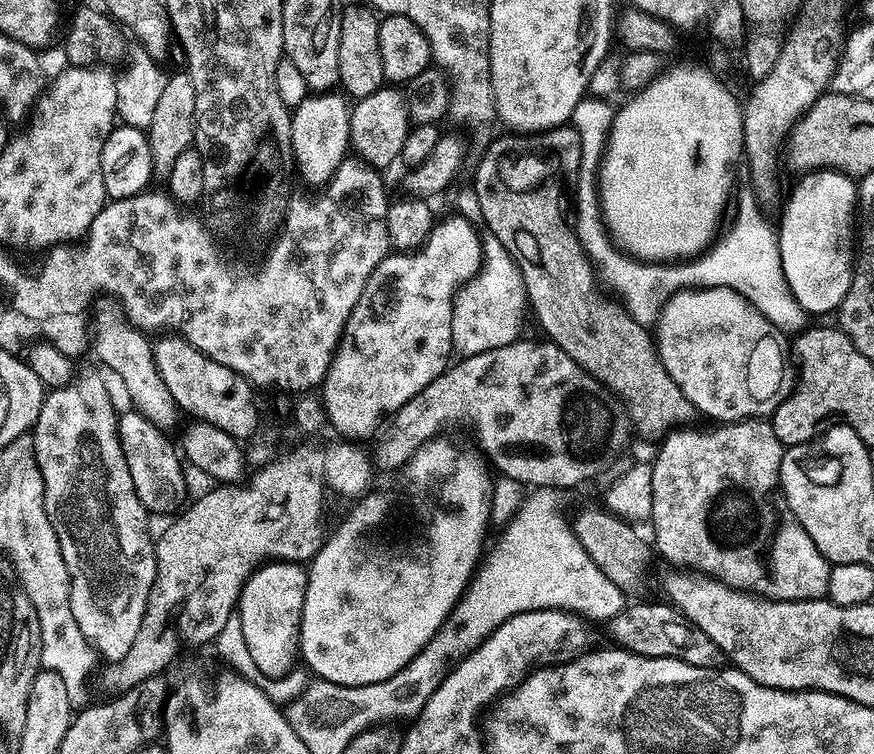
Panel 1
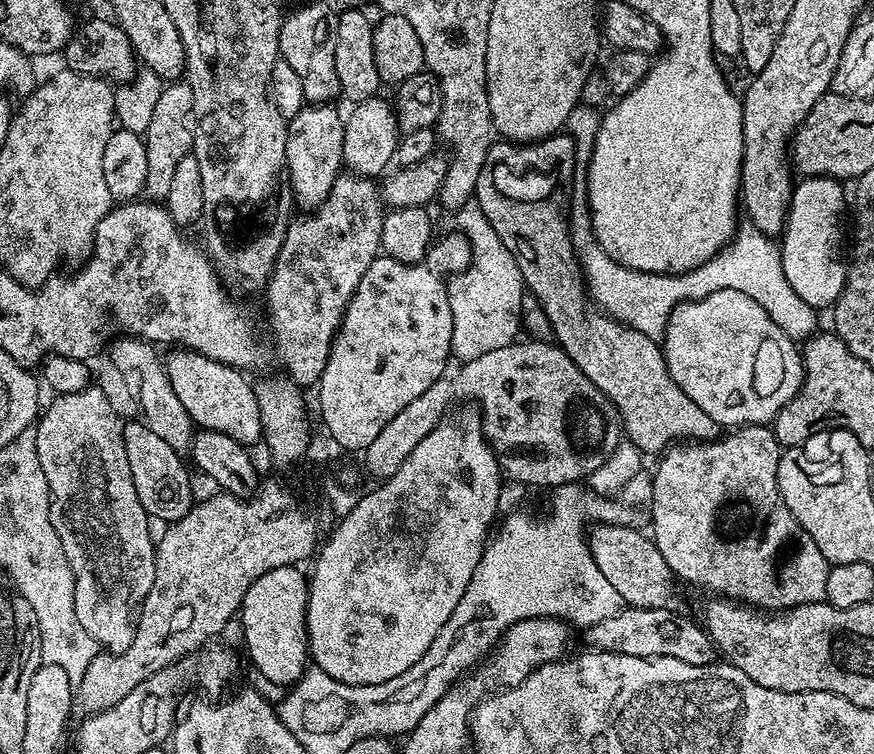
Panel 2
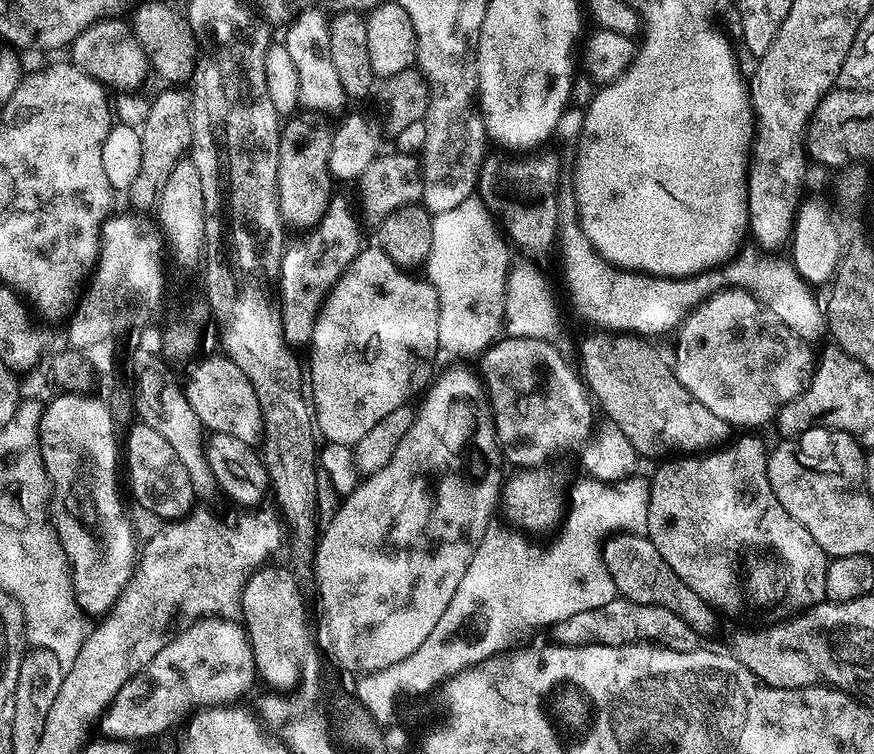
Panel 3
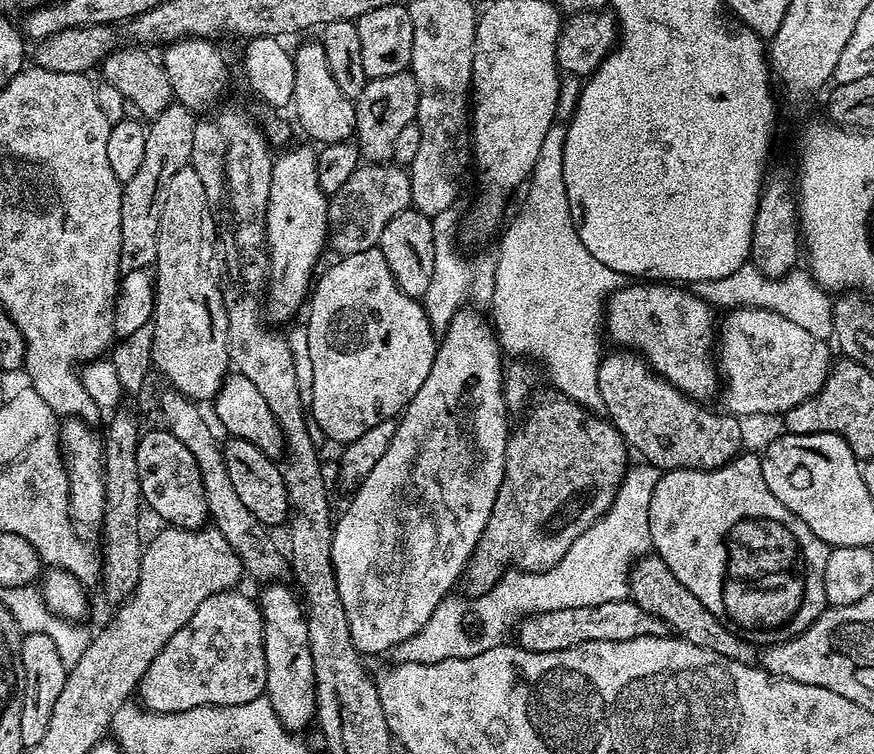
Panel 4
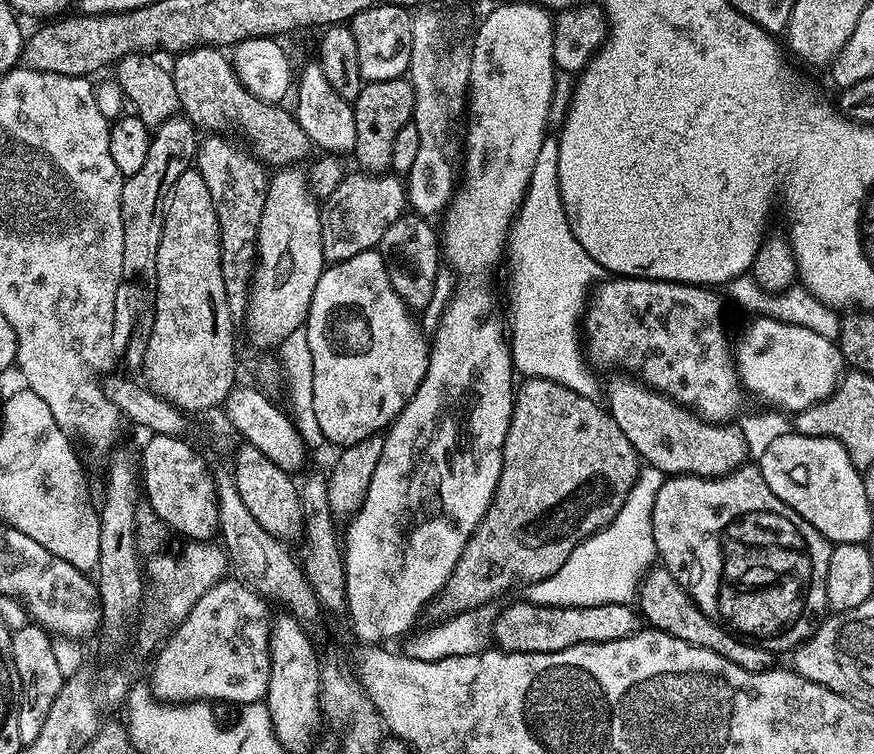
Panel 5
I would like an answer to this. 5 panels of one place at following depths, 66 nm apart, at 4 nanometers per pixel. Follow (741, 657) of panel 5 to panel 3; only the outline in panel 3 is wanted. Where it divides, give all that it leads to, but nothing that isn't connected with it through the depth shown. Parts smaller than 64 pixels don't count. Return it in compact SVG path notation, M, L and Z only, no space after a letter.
M613 535L604 542L602 551L604 553L604 564L608 567L610 578L614 582L617 593L623 599L646 606L663 606L666 610L674 610L674 614L678 614L678 618L682 618L682 622L686 622L686 626L690 626L690 630L694 630L702 638L708 638L708 636L715 634L716 620L718 621L716 609L711 608L702 598L698 598L698 594L694 594L694 590L690 590L690 586L686 586L686 582L682 582L678 578L678 574L674 574L674 570L670 570L666 558L662 558L662 554L658 554L654 542L648 539L647 535Z

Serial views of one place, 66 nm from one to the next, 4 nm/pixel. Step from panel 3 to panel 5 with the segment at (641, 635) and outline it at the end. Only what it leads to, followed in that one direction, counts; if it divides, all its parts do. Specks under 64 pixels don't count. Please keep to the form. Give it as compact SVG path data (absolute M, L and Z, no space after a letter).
M512 604L500 612L492 632L505 652L557 652L579 644L614 642L641 631L642 620L632 604L552 608L549 604Z

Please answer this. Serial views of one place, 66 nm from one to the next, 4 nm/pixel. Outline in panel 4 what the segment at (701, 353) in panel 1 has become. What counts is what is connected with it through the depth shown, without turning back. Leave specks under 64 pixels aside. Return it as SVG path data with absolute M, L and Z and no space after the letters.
M737 306L723 317L718 328L718 368L723 379L728 382L724 392L724 400L728 403L727 411L733 416L768 416L771 412L783 414L794 406L809 400L821 392L828 374L833 367L834 359L828 353L828 344L814 338L814 334L802 330L790 318L782 318L782 314L774 314L765 308L745 308Z

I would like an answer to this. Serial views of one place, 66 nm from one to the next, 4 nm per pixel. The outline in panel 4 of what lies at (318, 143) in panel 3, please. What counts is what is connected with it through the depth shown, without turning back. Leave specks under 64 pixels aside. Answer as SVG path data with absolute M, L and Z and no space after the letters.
M304 142L301 148L291 148L273 159L270 202L264 227L268 239L266 316L272 320L288 320L300 307L300 311L305 307L314 284L320 251L326 248L330 236L329 197L318 186L317 149L308 142Z

